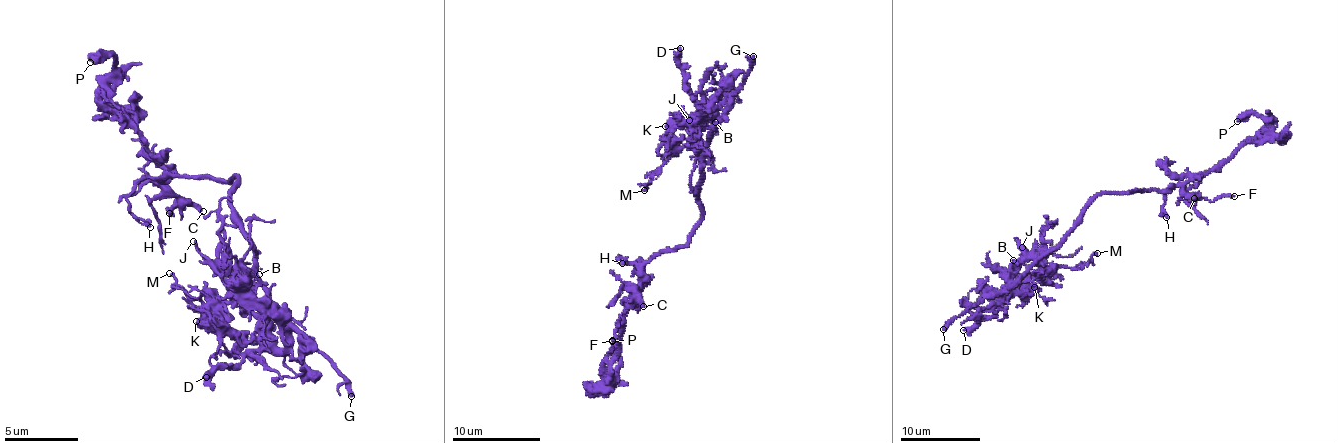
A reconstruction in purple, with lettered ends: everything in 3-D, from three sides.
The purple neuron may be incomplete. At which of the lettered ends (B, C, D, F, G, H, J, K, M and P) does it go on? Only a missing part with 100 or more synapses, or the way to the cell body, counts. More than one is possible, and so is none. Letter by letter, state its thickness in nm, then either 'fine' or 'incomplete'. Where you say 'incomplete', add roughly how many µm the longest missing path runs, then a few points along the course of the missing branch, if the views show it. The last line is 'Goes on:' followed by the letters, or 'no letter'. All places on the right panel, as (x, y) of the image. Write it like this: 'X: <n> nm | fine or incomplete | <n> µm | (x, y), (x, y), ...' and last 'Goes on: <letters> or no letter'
B: 220 nm | fine
C: 320 nm | fine
D: 200 nm | fine
F: 180 nm | fine
G: 240 nm | incomplete | 50 µm
H: 120 nm | fine
J: 200 nm | fine
K: 360 nm | fine
M: 190 nm | fine
P: 500 nm | fine
Goes on: G

